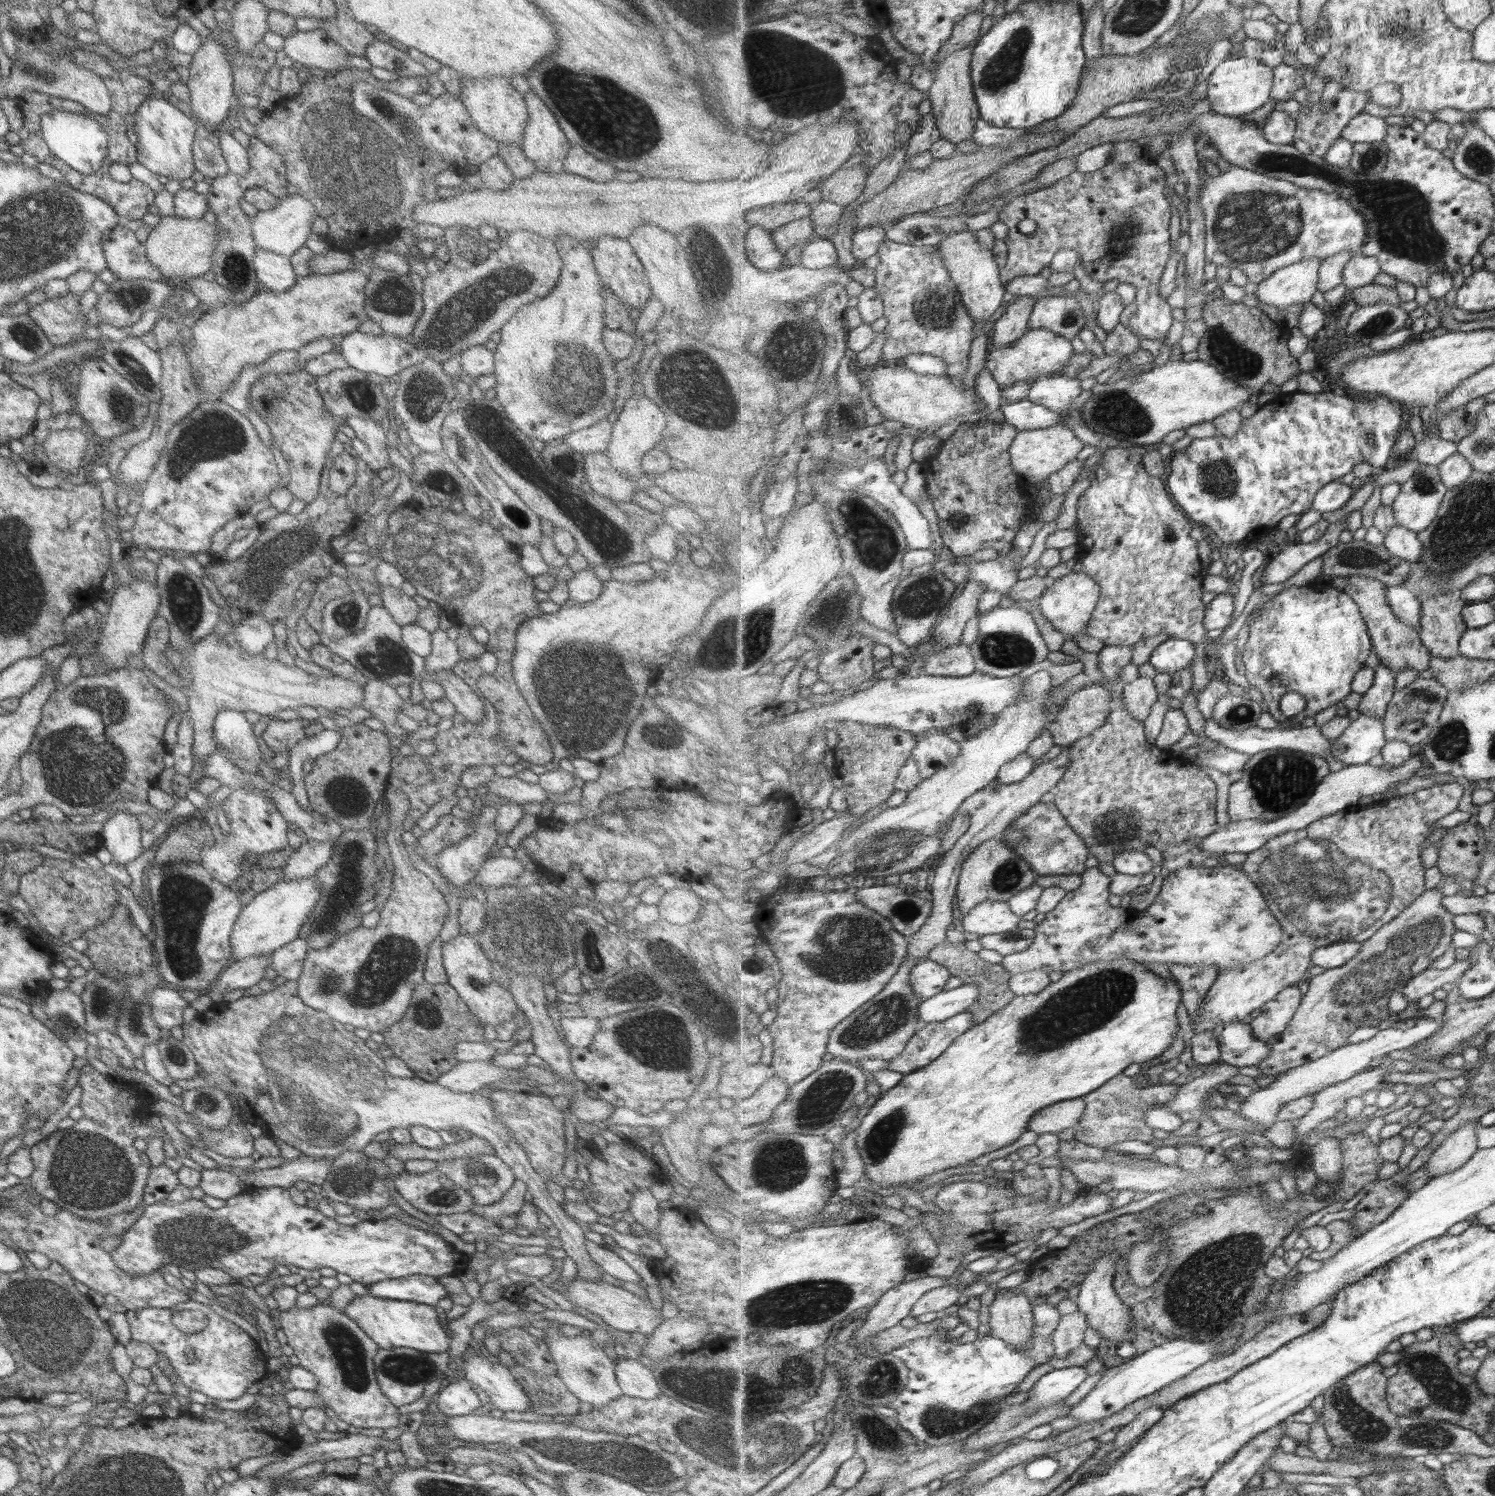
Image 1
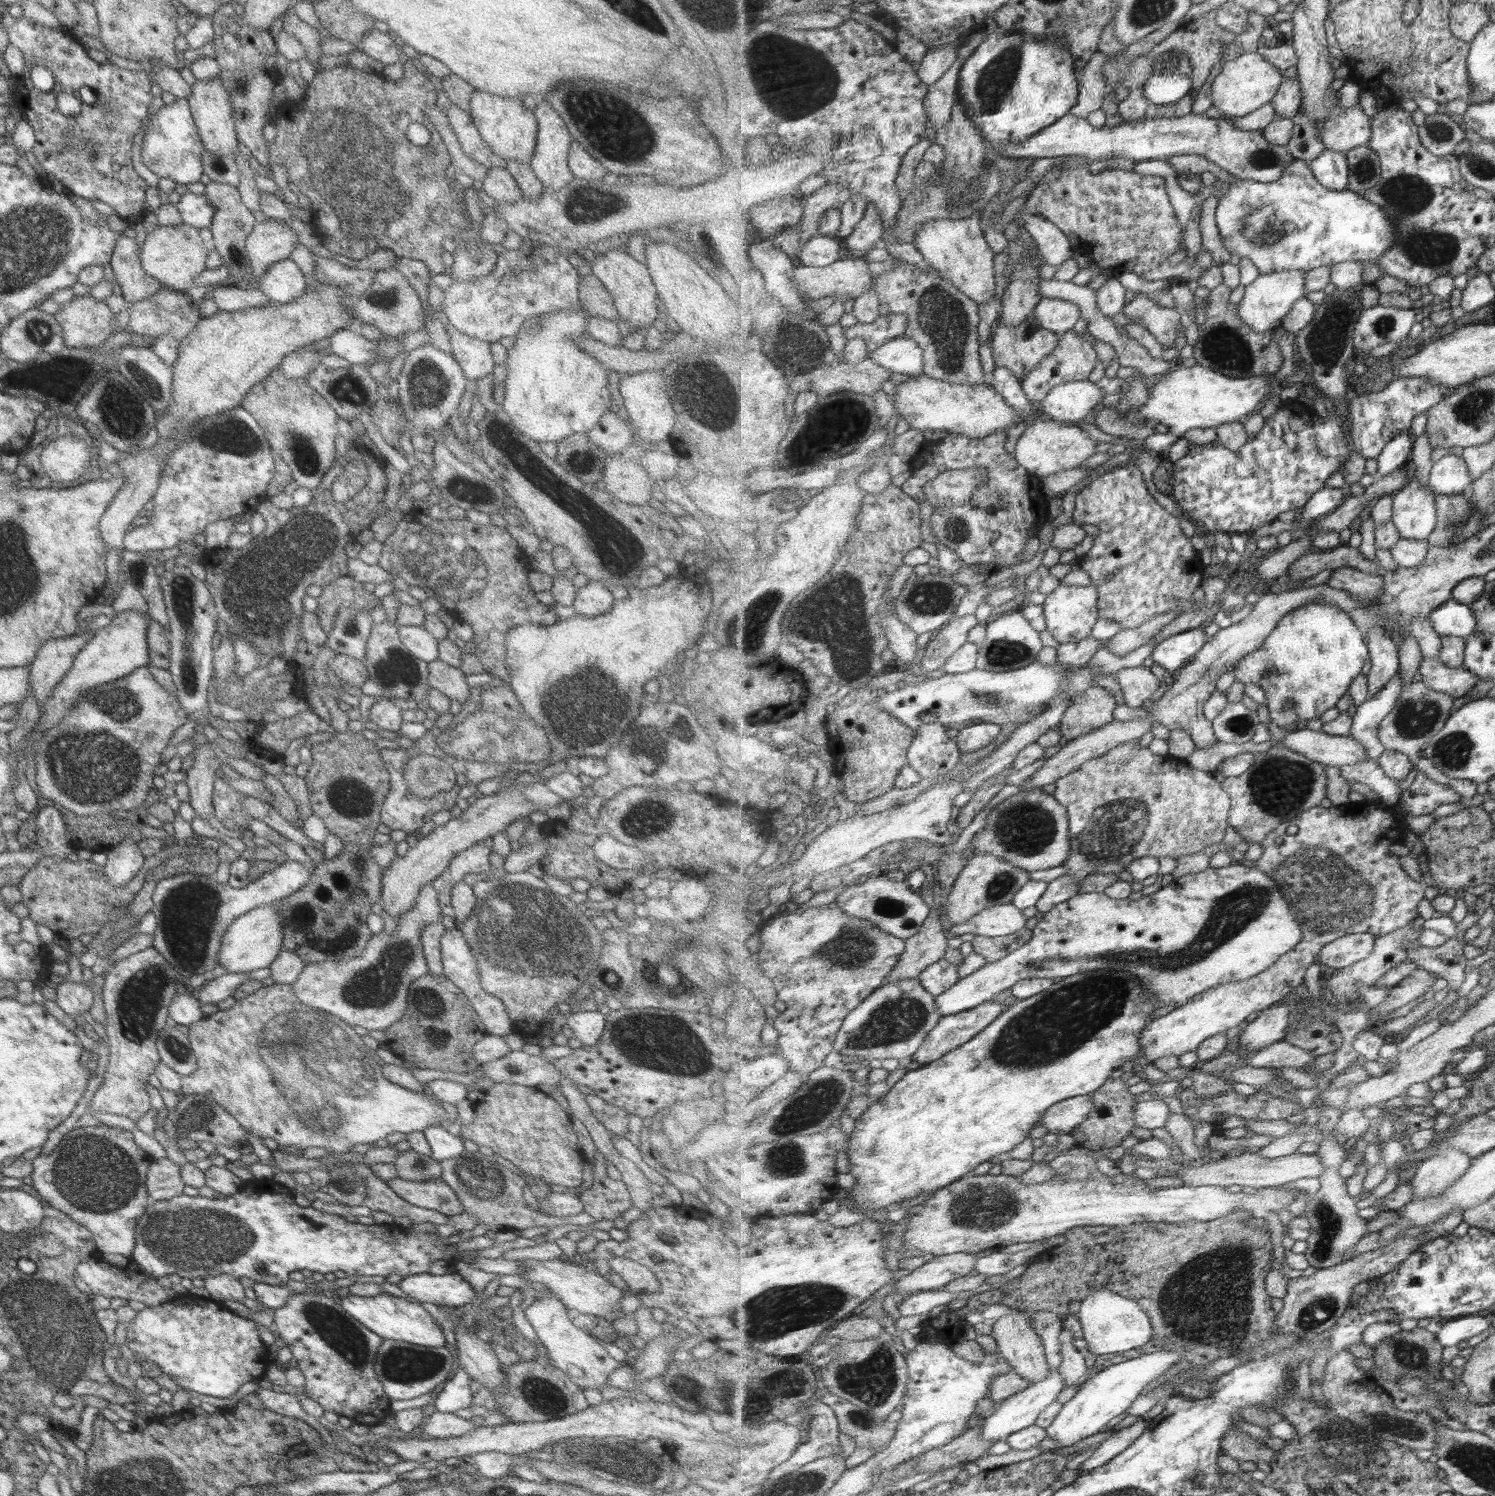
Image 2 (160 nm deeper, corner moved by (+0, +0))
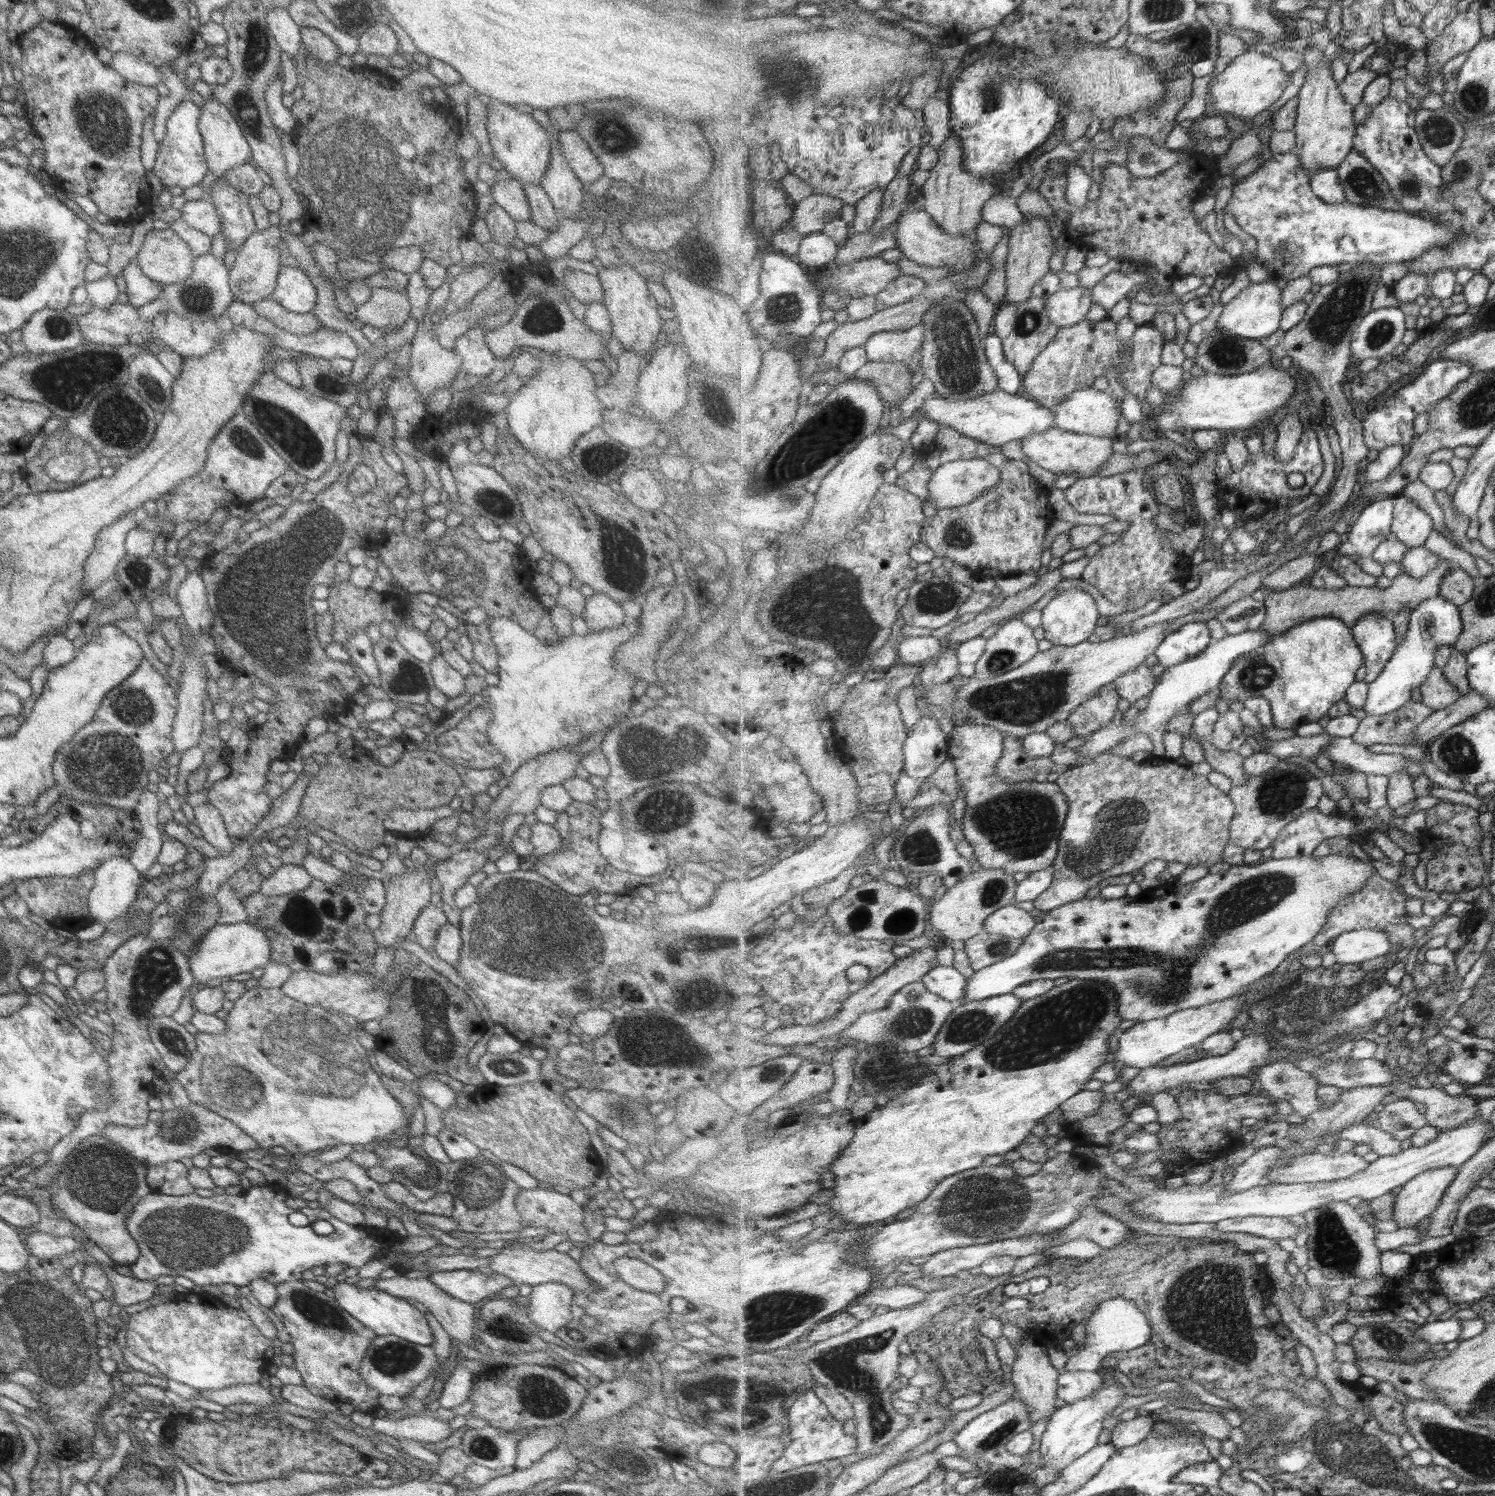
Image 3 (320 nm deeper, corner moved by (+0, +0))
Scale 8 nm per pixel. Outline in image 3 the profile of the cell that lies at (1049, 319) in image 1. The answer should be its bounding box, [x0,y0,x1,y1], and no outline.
[1045,286,1094,328]

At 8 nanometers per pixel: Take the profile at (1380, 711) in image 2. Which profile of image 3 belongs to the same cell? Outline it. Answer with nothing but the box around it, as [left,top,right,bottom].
[1363,595,1463,715]

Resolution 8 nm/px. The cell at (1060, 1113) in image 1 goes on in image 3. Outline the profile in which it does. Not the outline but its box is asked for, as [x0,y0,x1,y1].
[1061,1090,1107,1128]

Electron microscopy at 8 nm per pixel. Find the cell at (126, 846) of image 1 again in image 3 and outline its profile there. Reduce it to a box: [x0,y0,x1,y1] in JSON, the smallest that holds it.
[87,856,143,925]

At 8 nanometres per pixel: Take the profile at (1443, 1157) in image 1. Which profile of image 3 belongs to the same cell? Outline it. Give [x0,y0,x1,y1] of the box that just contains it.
[1392,1166,1459,1228]

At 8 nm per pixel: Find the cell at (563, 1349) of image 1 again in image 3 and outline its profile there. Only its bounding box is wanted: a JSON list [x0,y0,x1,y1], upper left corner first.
[525,1282,574,1334]

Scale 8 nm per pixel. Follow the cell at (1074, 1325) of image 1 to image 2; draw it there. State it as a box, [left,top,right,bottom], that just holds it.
[1059,1333,1089,1388]

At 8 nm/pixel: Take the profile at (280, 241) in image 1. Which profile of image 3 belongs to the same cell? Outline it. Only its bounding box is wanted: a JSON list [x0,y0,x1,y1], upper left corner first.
[228,225,281,304]

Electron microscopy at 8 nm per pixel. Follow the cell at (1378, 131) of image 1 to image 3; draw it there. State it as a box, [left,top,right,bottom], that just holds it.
[1292,48,1356,178]

